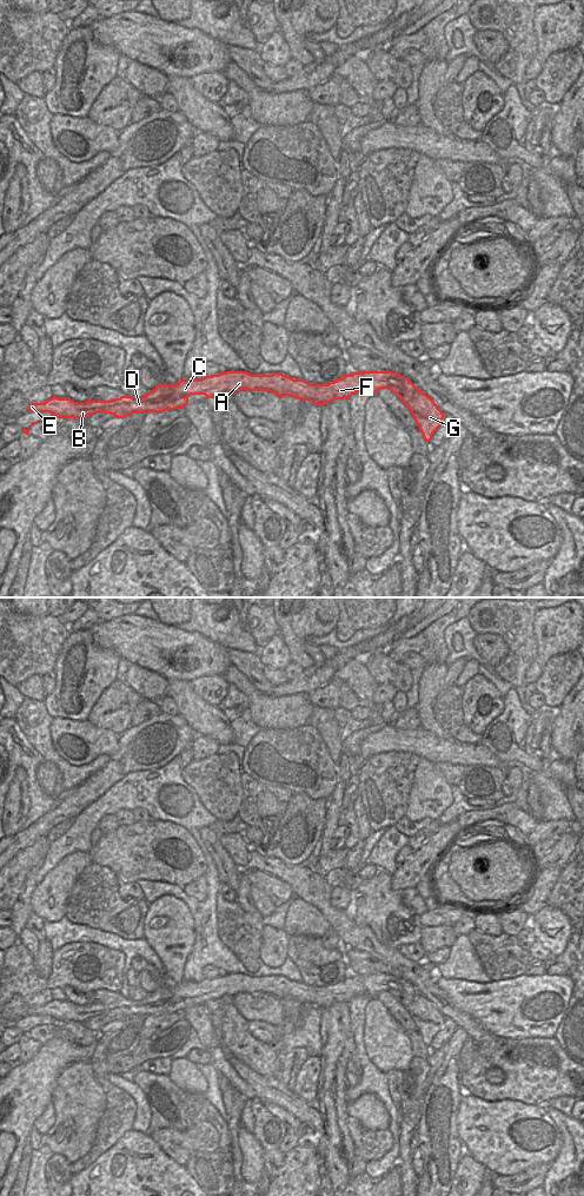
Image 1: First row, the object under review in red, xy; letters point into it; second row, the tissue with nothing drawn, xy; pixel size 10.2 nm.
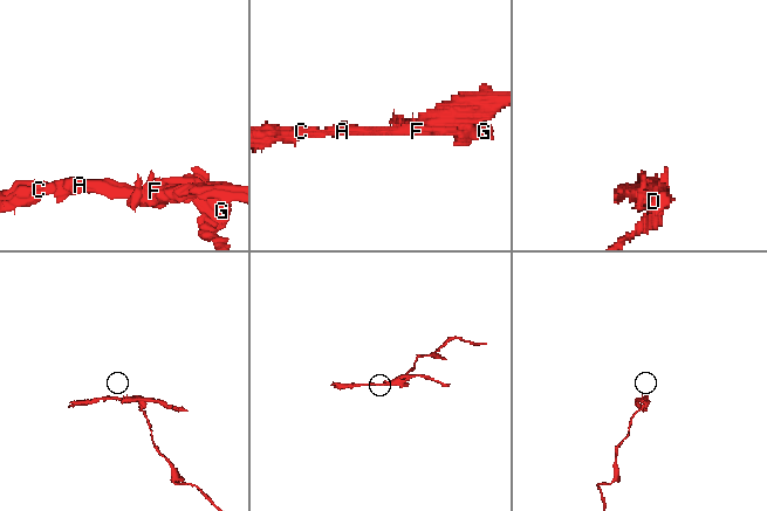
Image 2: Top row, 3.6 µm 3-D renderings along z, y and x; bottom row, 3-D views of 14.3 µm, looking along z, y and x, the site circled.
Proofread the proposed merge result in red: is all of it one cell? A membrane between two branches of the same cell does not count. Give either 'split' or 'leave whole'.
split

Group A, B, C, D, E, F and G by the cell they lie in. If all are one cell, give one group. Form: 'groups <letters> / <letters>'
groups A B C D E F / G

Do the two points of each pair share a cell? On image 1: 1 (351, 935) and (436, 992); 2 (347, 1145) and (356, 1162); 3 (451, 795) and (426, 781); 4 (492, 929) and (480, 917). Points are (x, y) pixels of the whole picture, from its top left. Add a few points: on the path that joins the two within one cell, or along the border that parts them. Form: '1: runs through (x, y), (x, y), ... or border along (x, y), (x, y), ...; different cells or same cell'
1: runs through (372, 947), (390, 956), (400, 966), (415, 973); same cell
2: runs through (349, 1149), (349, 1155), (352, 1158); same cell
3: border along (444, 787), (445, 805), (435, 818); different cells
4: runs through (490, 926), (483, 919); same cell

